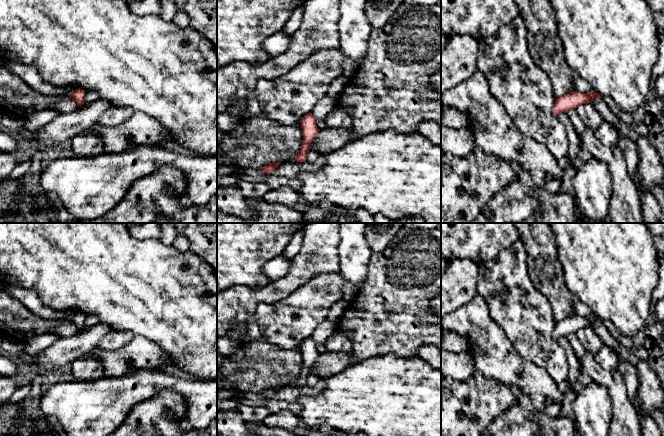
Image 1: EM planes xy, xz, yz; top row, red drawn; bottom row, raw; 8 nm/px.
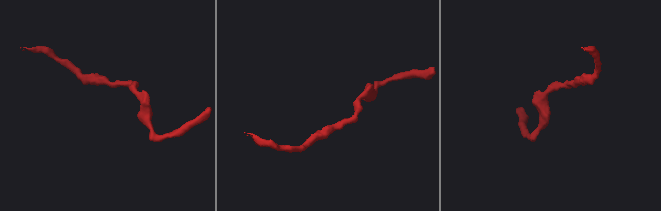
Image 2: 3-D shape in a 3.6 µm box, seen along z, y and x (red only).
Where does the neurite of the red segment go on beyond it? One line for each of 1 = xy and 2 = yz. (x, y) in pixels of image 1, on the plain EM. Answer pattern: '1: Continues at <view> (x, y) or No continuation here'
1: No continuation here
2: No continuation here

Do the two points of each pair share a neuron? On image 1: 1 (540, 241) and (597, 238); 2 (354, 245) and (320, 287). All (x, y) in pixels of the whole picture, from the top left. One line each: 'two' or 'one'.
1: two
2: two

